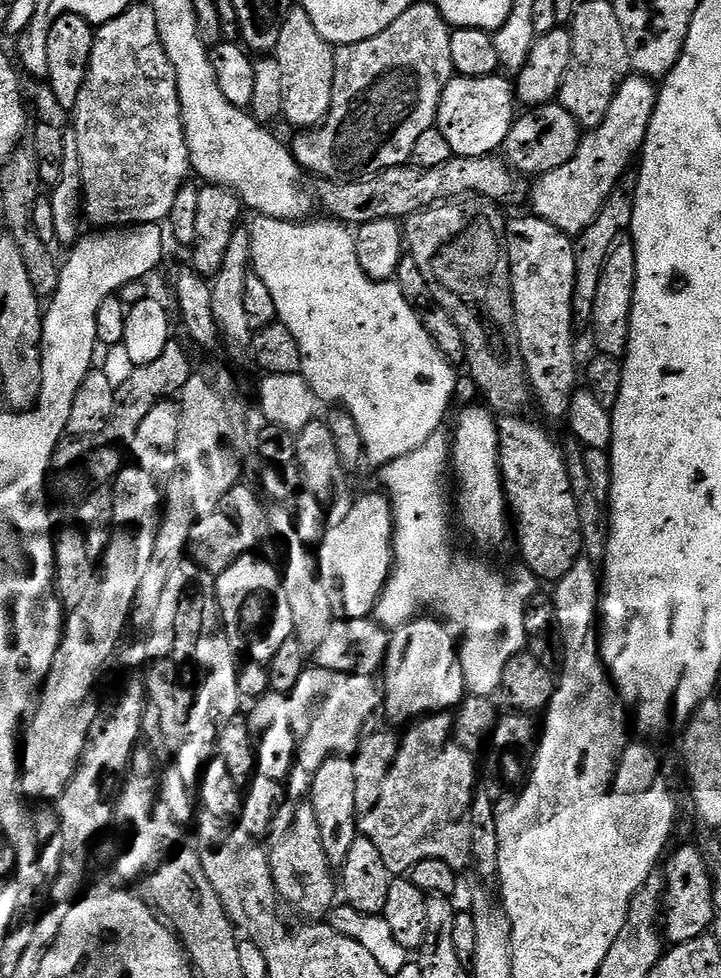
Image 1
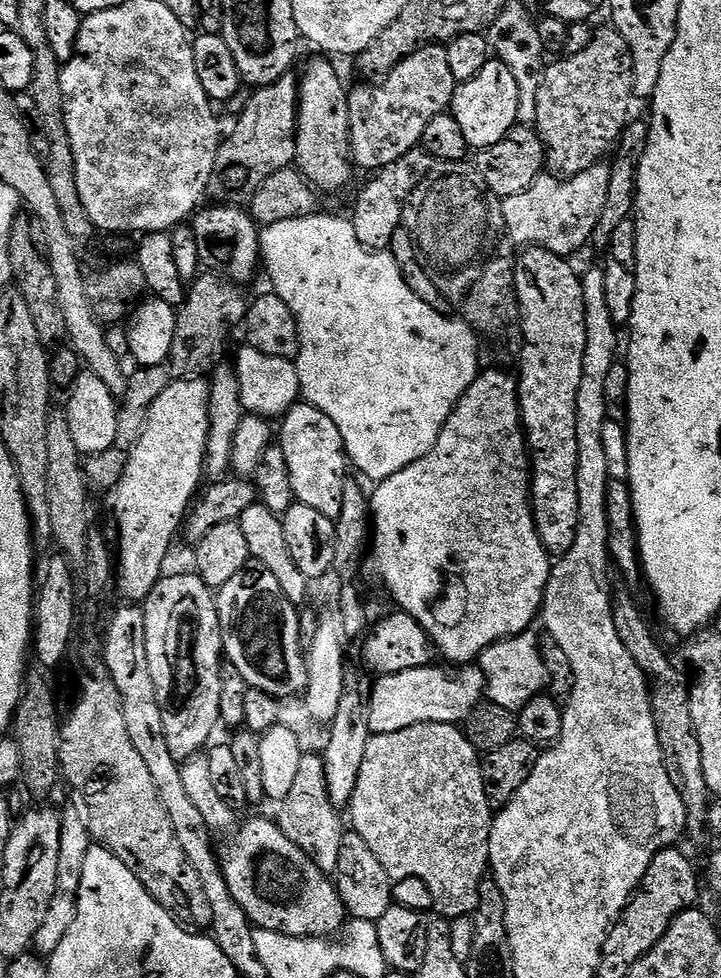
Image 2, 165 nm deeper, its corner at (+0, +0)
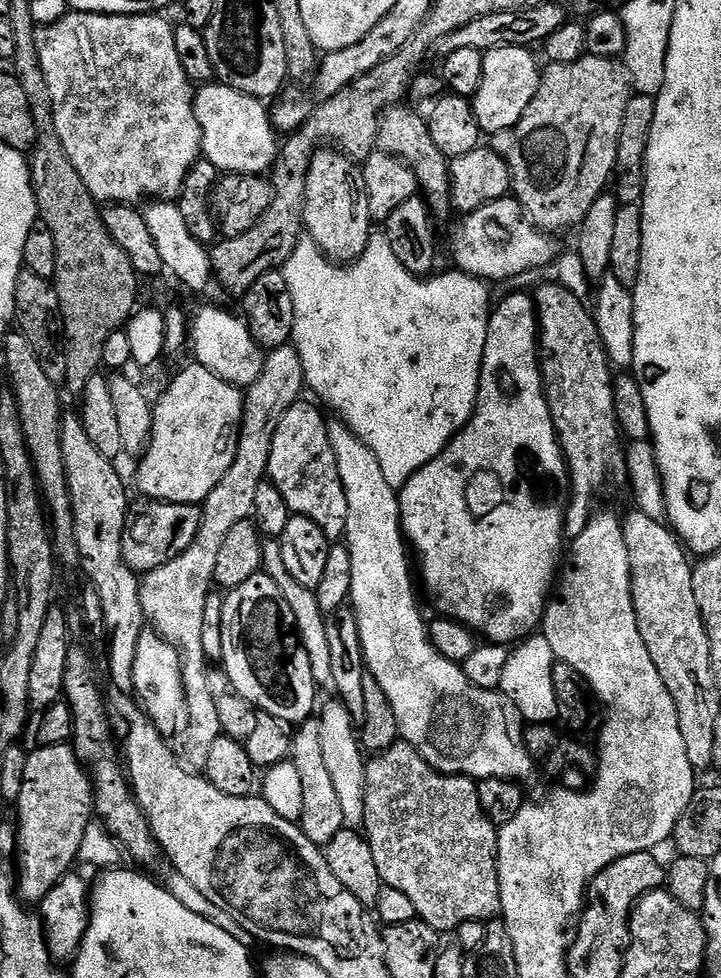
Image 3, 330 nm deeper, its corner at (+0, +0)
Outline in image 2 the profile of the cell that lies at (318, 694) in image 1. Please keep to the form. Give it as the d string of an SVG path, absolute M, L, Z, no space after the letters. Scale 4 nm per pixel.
M475 663L445 669L436 667L402 670L397 676L379 677L371 685L368 709L373 734L394 734L394 730L406 730L406 726L419 724L460 726L485 703L488 680Z

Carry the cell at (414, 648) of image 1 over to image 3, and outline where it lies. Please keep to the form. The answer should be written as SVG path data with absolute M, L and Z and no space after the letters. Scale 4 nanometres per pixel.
M527 291L511 293L505 301L497 303L491 309L488 318L488 337L486 350L480 367L480 389L476 400L476 408L468 419L464 429L457 432L456 437L441 450L436 457L422 470L418 470L399 489L400 523L403 527L407 543L414 549L414 556L420 559L420 572L424 575L424 588L430 599L436 603L441 617L457 620L472 629L477 637L485 641L515 645L533 635L541 627L544 610L548 607L550 593L554 581L562 568L562 557L566 552L566 537L564 534L564 519L568 513L570 499L570 481L568 479L568 464L560 449L560 443L554 430L554 422L550 418L550 406L544 397L544 376L540 373L540 358L538 355L538 325L536 322L536 302Z

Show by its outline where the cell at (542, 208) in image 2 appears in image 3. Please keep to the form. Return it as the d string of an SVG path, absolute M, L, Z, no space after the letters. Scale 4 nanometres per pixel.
M515 198L495 200L467 213L452 240L452 260L457 269L477 280L495 282L544 268L556 260L558 249L551 235L532 225Z

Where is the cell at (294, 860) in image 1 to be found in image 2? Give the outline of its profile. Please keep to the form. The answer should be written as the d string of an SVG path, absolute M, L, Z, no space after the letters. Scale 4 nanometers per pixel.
M305 754L302 762L298 762L298 774L290 794L279 801L280 816L278 823L282 834L297 844L320 867L329 874L335 873L338 866L338 846L342 846L342 838L346 831L340 825L341 813L332 805L326 790L326 766L323 755Z

